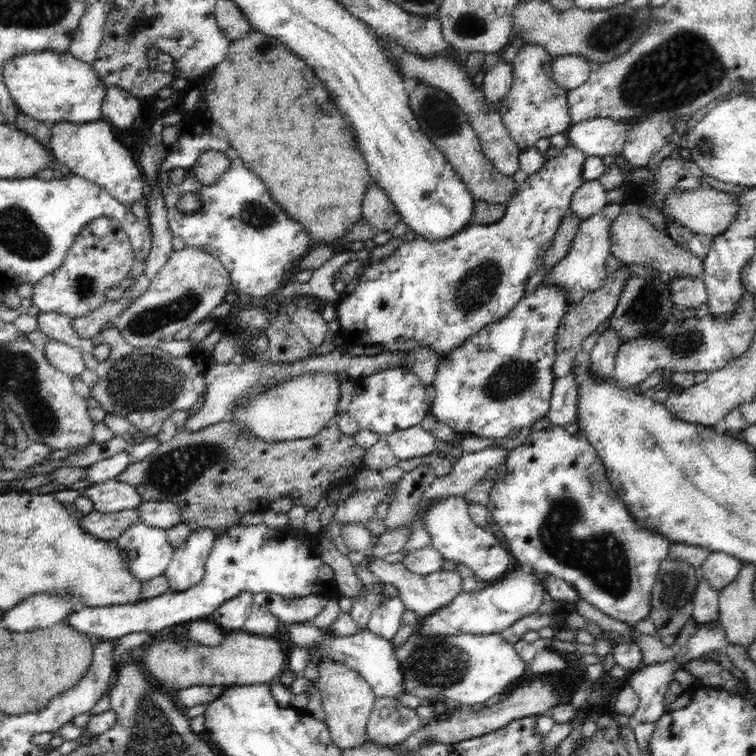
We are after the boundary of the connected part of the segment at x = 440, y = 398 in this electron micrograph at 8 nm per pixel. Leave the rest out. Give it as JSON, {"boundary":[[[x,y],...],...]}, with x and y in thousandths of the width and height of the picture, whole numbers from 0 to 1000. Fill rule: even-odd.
{"boundary":[[[714,377],[705,388],[692,392],[672,415],[639,431],[608,458],[601,459],[579,483],[573,508],[577,525],[569,546],[603,573],[656,582],[696,563],[702,565],[724,550],[735,503],[730,493],[735,474],[735,442],[751,406],[751,393],[743,380]]]}

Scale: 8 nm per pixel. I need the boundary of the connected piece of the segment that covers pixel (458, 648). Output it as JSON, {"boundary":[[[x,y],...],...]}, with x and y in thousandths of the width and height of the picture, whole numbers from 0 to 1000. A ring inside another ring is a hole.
{"boundary":[[[608,839],[553,843],[542,840],[534,852],[524,854],[521,869],[533,886],[536,915],[557,923],[561,930],[582,922],[595,923],[606,934],[638,931],[655,918],[663,918],[693,894],[697,878],[664,839]]]}

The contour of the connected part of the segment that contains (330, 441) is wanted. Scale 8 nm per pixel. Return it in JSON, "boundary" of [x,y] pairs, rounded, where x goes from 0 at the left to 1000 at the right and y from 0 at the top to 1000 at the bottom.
{"boundary":[[[296,556],[294,558],[287,558],[279,561],[278,563],[271,563],[261,570],[233,570],[228,581],[212,586],[209,593],[198,599],[189,608],[181,610],[172,614],[167,622],[157,627],[156,632],[161,638],[167,638],[180,644],[183,653],[188,657],[188,661],[208,661],[212,664],[230,664],[238,668],[241,676],[241,690],[246,692],[251,697],[253,702],[267,701],[267,698],[276,698],[282,701],[286,708],[292,708],[299,704],[306,696],[317,693],[317,685],[323,683],[327,677],[351,677],[358,673],[357,665],[365,659],[381,657],[386,660],[389,668],[403,669],[406,675],[414,675],[423,659],[431,655],[443,644],[450,644],[455,640],[463,640],[467,638],[471,627],[480,622],[484,622],[484,615],[481,614],[481,599],[485,595],[474,590],[470,586],[467,577],[460,577],[455,574],[447,562],[437,560],[431,566],[426,566],[421,574],[410,577],[410,579],[401,579],[397,582],[382,582],[382,583],[365,583],[365,585],[352,585],[333,573],[320,573],[317,562],[315,560],[307,560],[304,556]]]}

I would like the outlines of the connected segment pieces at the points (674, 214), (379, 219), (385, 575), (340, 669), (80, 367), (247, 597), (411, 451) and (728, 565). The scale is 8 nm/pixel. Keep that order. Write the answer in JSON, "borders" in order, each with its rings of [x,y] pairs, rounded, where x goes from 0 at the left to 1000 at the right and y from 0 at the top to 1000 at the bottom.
{"borders":[[[[947,249],[894,253],[878,263],[877,283],[889,294],[934,313],[950,313],[968,296],[976,283],[978,259]]],[[[492,241],[481,257],[479,283],[480,290],[503,307],[515,307],[520,303],[521,296],[529,294],[532,288],[511,253],[505,251],[497,241]]],[[[462,728],[459,737],[467,743],[467,746],[484,746],[485,753],[496,759],[508,774],[519,774],[525,778],[525,787],[534,796],[534,803],[538,807],[549,810],[553,813],[553,820],[561,820],[574,813],[579,807],[589,804],[593,799],[601,795],[606,786],[612,783],[610,775],[611,767],[608,758],[604,754],[589,755],[587,753],[579,754],[566,762],[558,762],[548,759],[540,754],[530,743],[516,745],[497,737],[487,742],[487,734],[484,729]]],[[[423,874],[421,889],[418,905],[431,943],[430,958],[439,979],[451,992],[476,989],[487,981],[485,956],[497,923],[492,909],[472,889],[442,874]]],[[[66,450],[54,459],[63,479],[93,499],[106,497],[115,487],[107,462],[98,456]]],[[[319,784],[308,794],[294,799],[294,802],[282,811],[283,824],[296,836],[319,833],[335,802],[333,784]]],[[[554,561],[503,577],[526,608],[560,604],[578,595],[574,589],[578,579]]],[[[940,730],[925,751],[939,776],[952,782],[968,771],[981,751],[981,742],[956,730]]]]}

